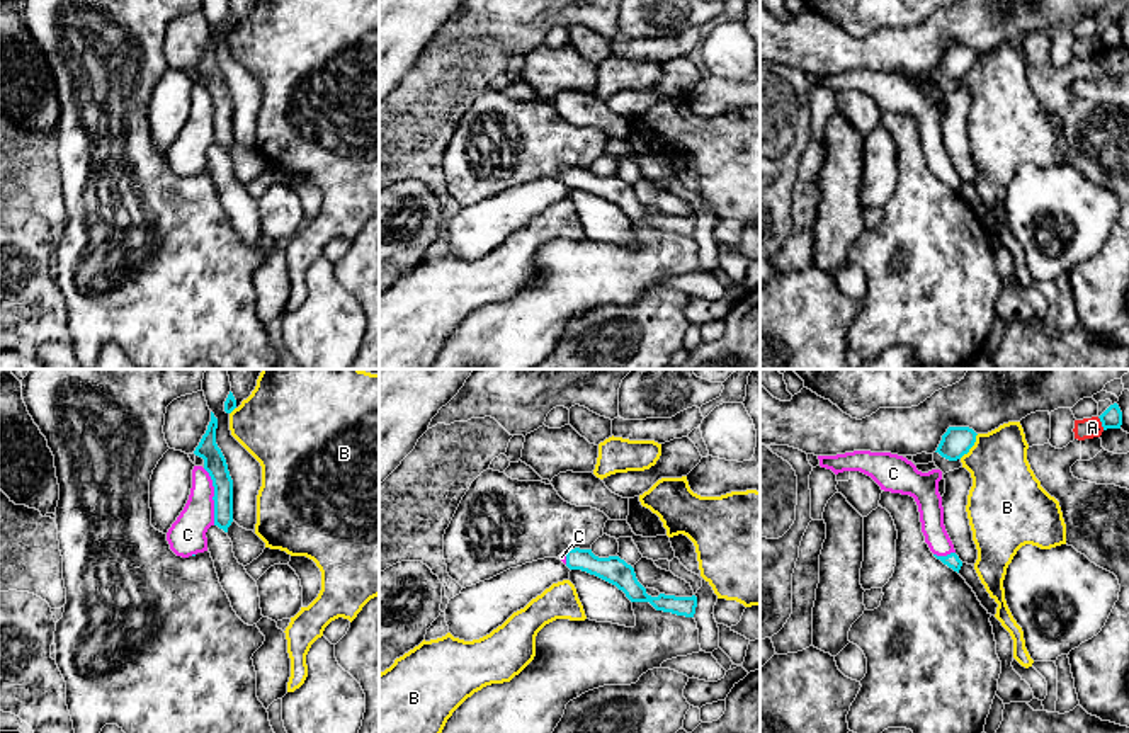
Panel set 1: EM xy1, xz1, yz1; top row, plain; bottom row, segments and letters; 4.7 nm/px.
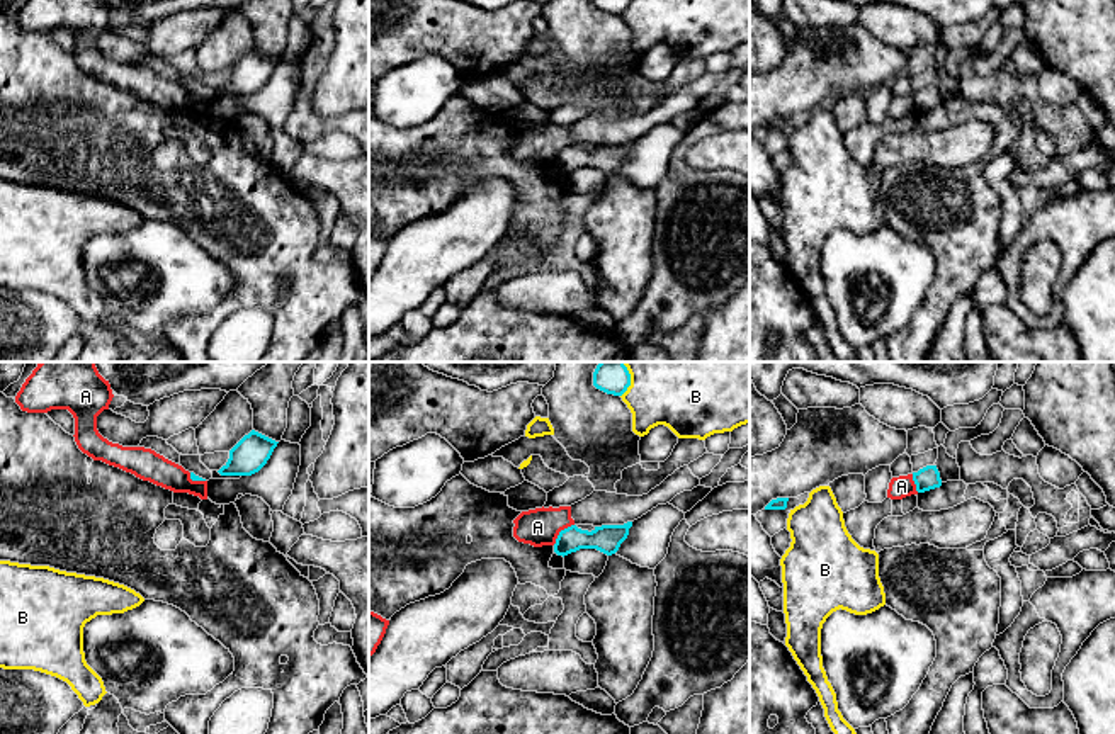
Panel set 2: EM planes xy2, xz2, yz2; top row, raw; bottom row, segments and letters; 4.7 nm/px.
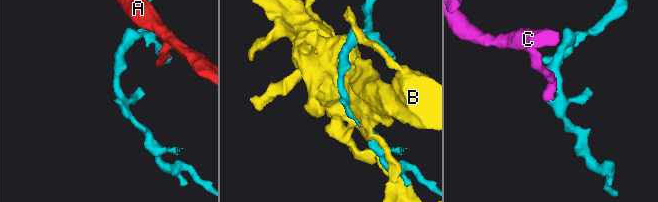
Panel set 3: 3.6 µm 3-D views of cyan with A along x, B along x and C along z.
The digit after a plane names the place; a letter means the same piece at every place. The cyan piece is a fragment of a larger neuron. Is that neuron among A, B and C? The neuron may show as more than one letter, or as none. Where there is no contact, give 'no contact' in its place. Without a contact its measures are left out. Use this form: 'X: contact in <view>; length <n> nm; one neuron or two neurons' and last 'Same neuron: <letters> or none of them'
A: contact in xz2; length 140 nm; two neurons
B: contact in yz1; length 150 nm; two neurons
C: contact in xy1; length 280 nm; one neuron
Same neuron: C

